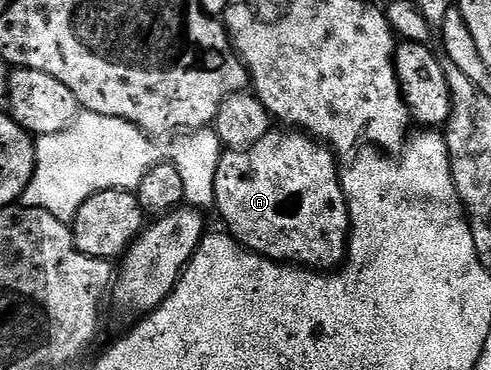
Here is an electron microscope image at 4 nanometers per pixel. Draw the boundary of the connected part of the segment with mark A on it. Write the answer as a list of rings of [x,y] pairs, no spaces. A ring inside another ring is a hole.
[[[278,130],[267,132],[265,138],[261,138],[261,142],[257,142],[240,152],[224,151],[221,162],[217,166],[214,211],[219,211],[220,218],[228,224],[226,227],[229,229],[230,235],[234,236],[239,244],[243,245],[244,248],[248,248],[249,251],[263,256],[266,260],[286,262],[292,266],[302,266],[308,270],[338,269],[344,263],[347,254],[347,237],[351,230],[351,219],[347,213],[347,199],[343,193],[341,172],[338,167],[335,169],[336,153],[328,148],[326,144],[298,130],[279,131],[283,132],[278,132]]]

